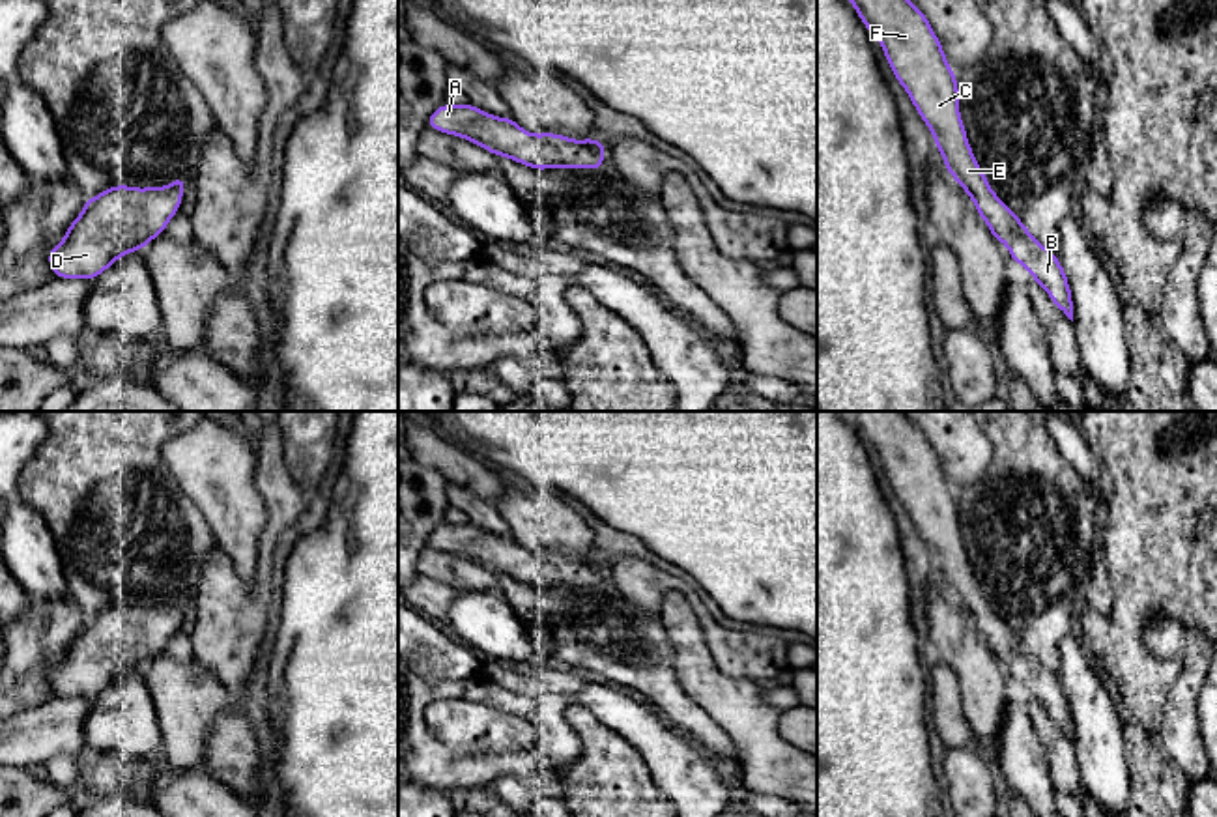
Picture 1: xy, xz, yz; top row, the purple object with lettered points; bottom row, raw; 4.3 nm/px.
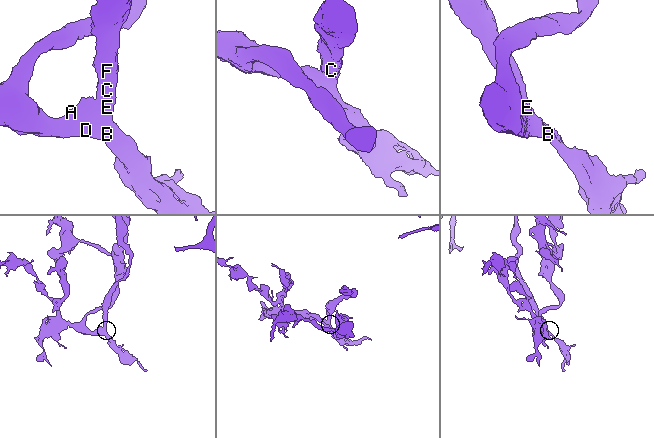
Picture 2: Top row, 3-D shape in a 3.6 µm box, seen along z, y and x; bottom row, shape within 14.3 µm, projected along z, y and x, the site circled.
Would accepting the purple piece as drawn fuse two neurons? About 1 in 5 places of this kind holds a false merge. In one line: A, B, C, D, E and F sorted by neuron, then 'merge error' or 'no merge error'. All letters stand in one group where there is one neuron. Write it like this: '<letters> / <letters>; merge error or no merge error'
A B C D E F; no merge error

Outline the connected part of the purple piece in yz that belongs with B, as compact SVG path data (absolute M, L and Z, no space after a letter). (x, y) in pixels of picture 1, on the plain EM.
M903 411L843 413L871 454L881 460L894 495L931 548L946 589L972 617L995 658L1009 667L1009 679L1024 684L1073 740L1073 716L1060 679L996 615L970 568L959 533L955 492L923 430Z

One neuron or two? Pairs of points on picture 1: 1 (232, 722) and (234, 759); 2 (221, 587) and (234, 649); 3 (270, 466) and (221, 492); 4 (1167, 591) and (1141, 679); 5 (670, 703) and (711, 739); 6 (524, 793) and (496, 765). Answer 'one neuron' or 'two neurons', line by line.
1: one neuron
2: one neuron
3: two neurons
4: one neuron
5: one neuron
6: two neurons

